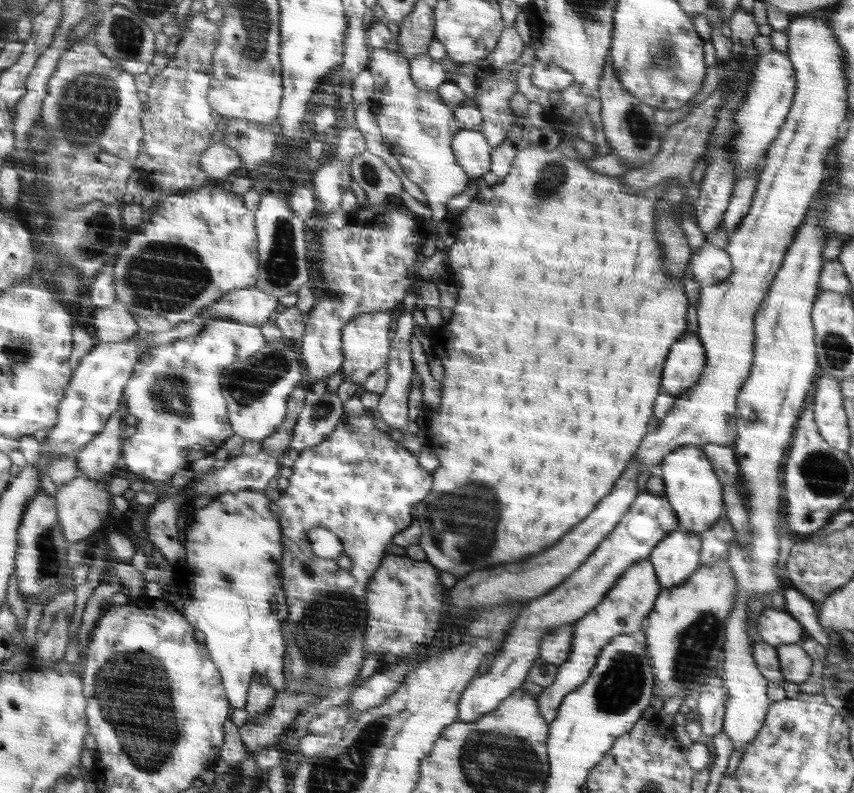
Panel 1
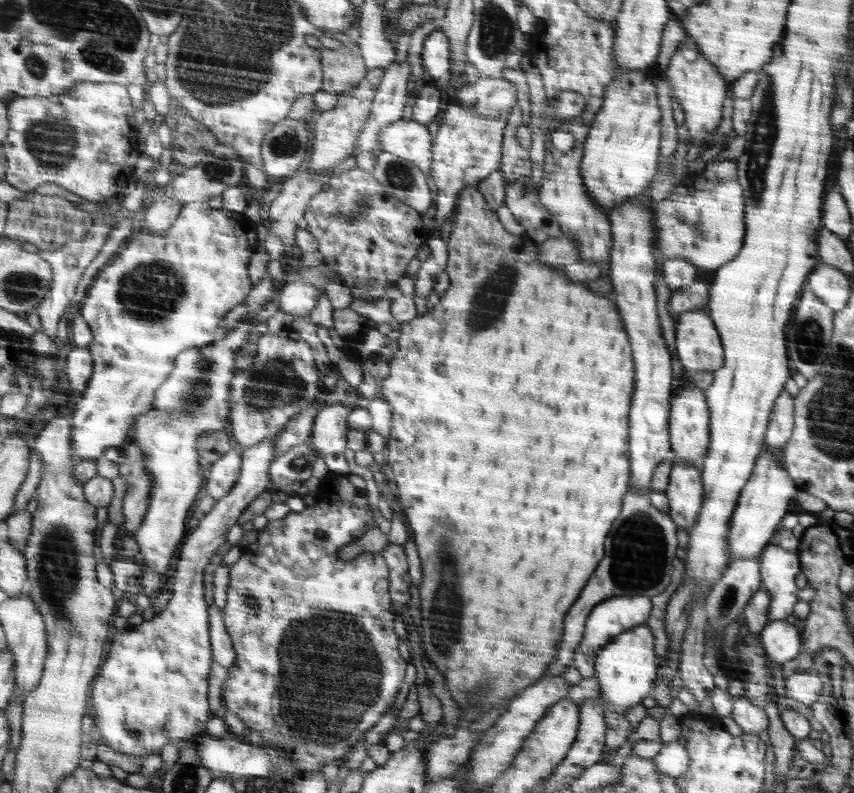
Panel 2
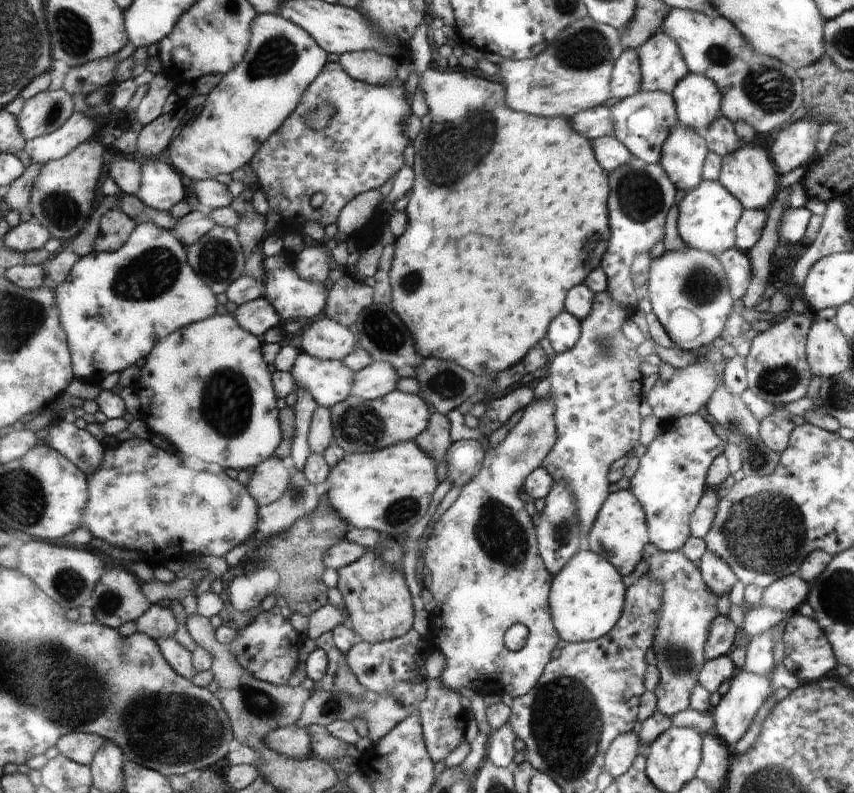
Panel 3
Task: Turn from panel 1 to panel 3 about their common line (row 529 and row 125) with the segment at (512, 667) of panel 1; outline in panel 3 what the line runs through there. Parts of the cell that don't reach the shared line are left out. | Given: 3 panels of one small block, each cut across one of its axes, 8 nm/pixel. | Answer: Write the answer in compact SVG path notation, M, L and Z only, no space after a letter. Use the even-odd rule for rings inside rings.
M640 91L620 99L611 110L615 129L613 136L624 143L629 152L639 160L648 165L660 163L663 146L680 124L673 95L665 91Z

